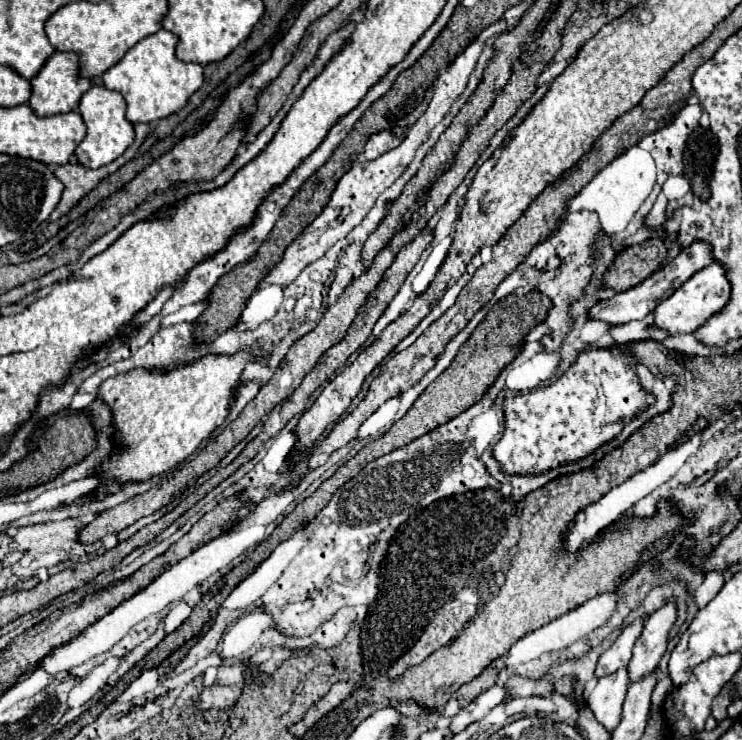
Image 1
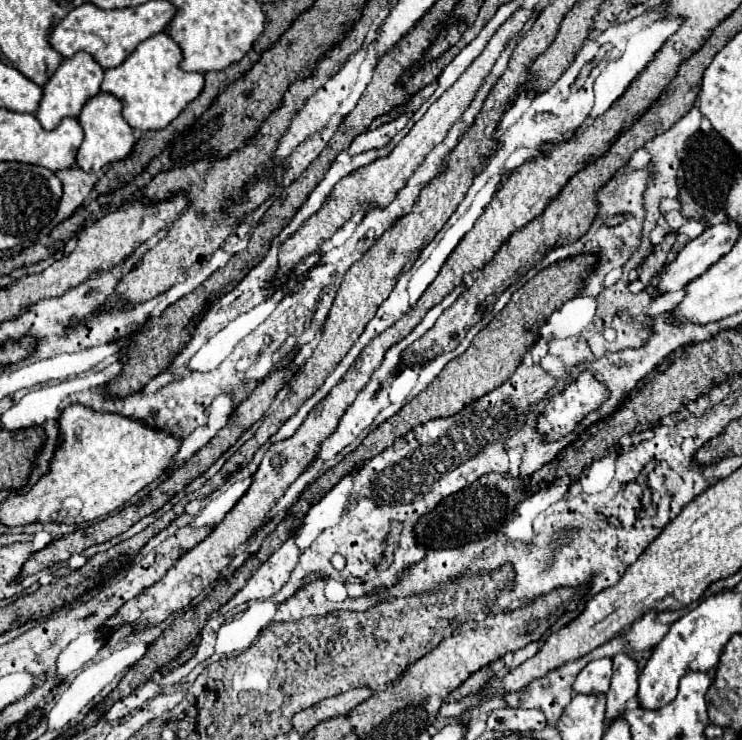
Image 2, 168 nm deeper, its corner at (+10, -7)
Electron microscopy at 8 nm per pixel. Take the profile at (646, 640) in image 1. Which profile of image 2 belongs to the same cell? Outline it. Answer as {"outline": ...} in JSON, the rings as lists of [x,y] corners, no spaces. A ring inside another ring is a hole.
{"outline":[[[625,653],[613,657],[613,679],[607,691],[607,719],[615,719],[625,711],[625,703],[637,695],[639,667],[637,661]]]}

